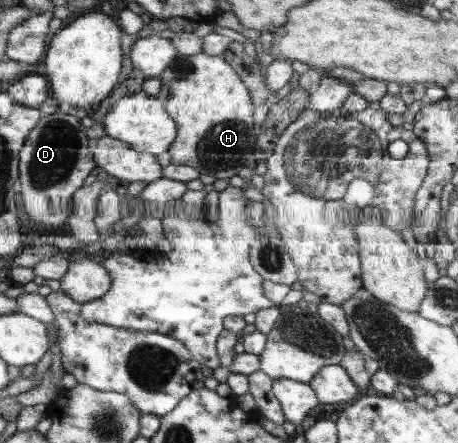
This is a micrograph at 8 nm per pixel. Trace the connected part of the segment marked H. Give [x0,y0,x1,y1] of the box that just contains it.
[157,55,261,179]

